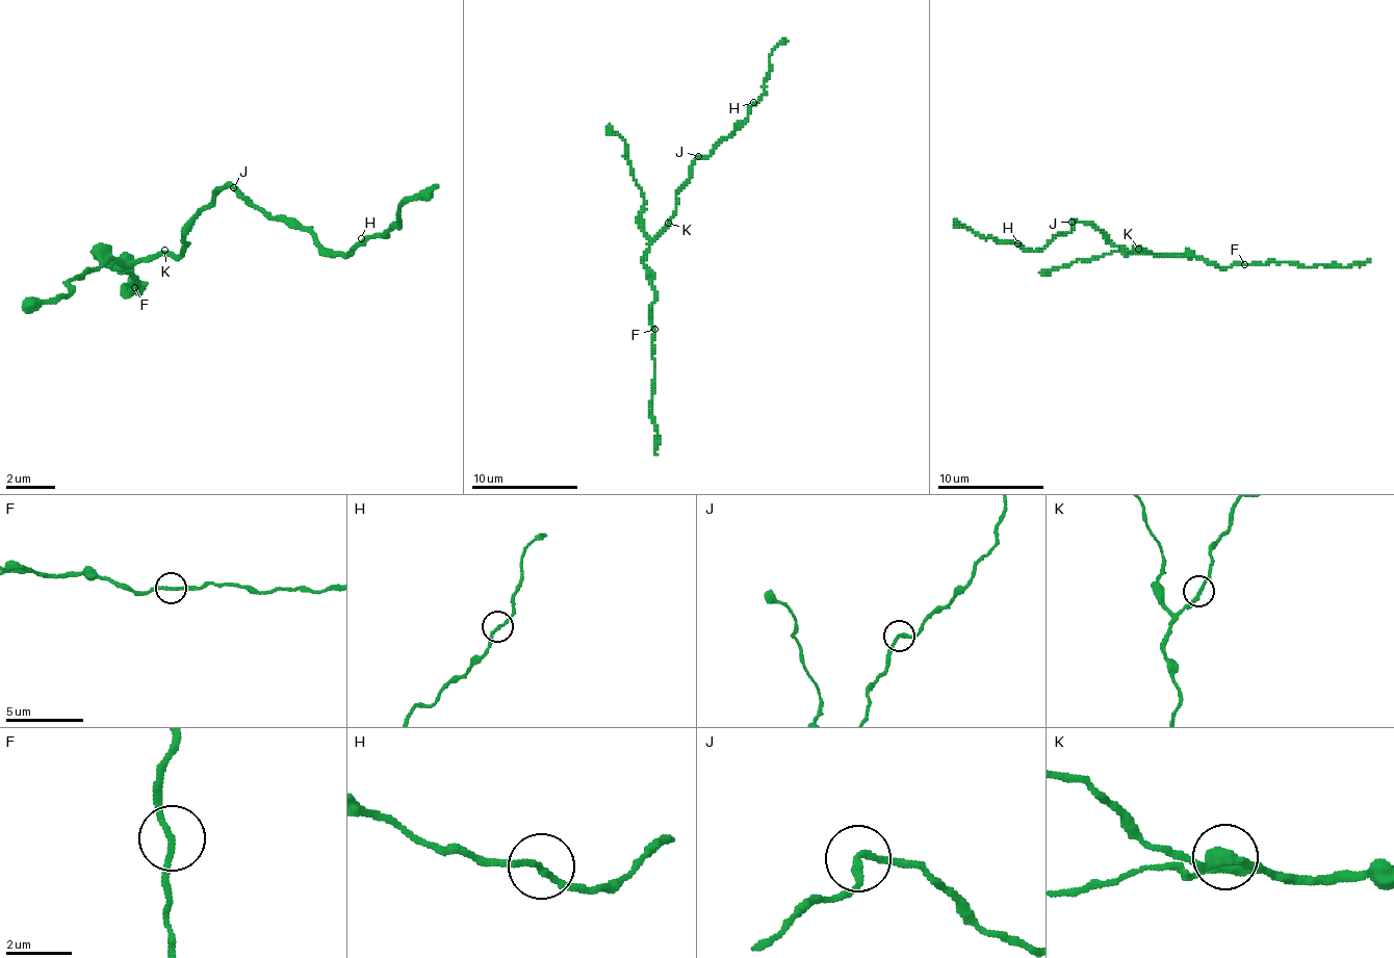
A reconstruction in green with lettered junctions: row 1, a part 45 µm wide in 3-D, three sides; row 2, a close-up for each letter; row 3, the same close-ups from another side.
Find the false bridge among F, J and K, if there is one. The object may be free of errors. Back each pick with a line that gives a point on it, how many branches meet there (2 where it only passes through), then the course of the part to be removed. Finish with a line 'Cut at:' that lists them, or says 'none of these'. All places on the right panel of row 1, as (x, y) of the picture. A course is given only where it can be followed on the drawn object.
Cut at: none of these

